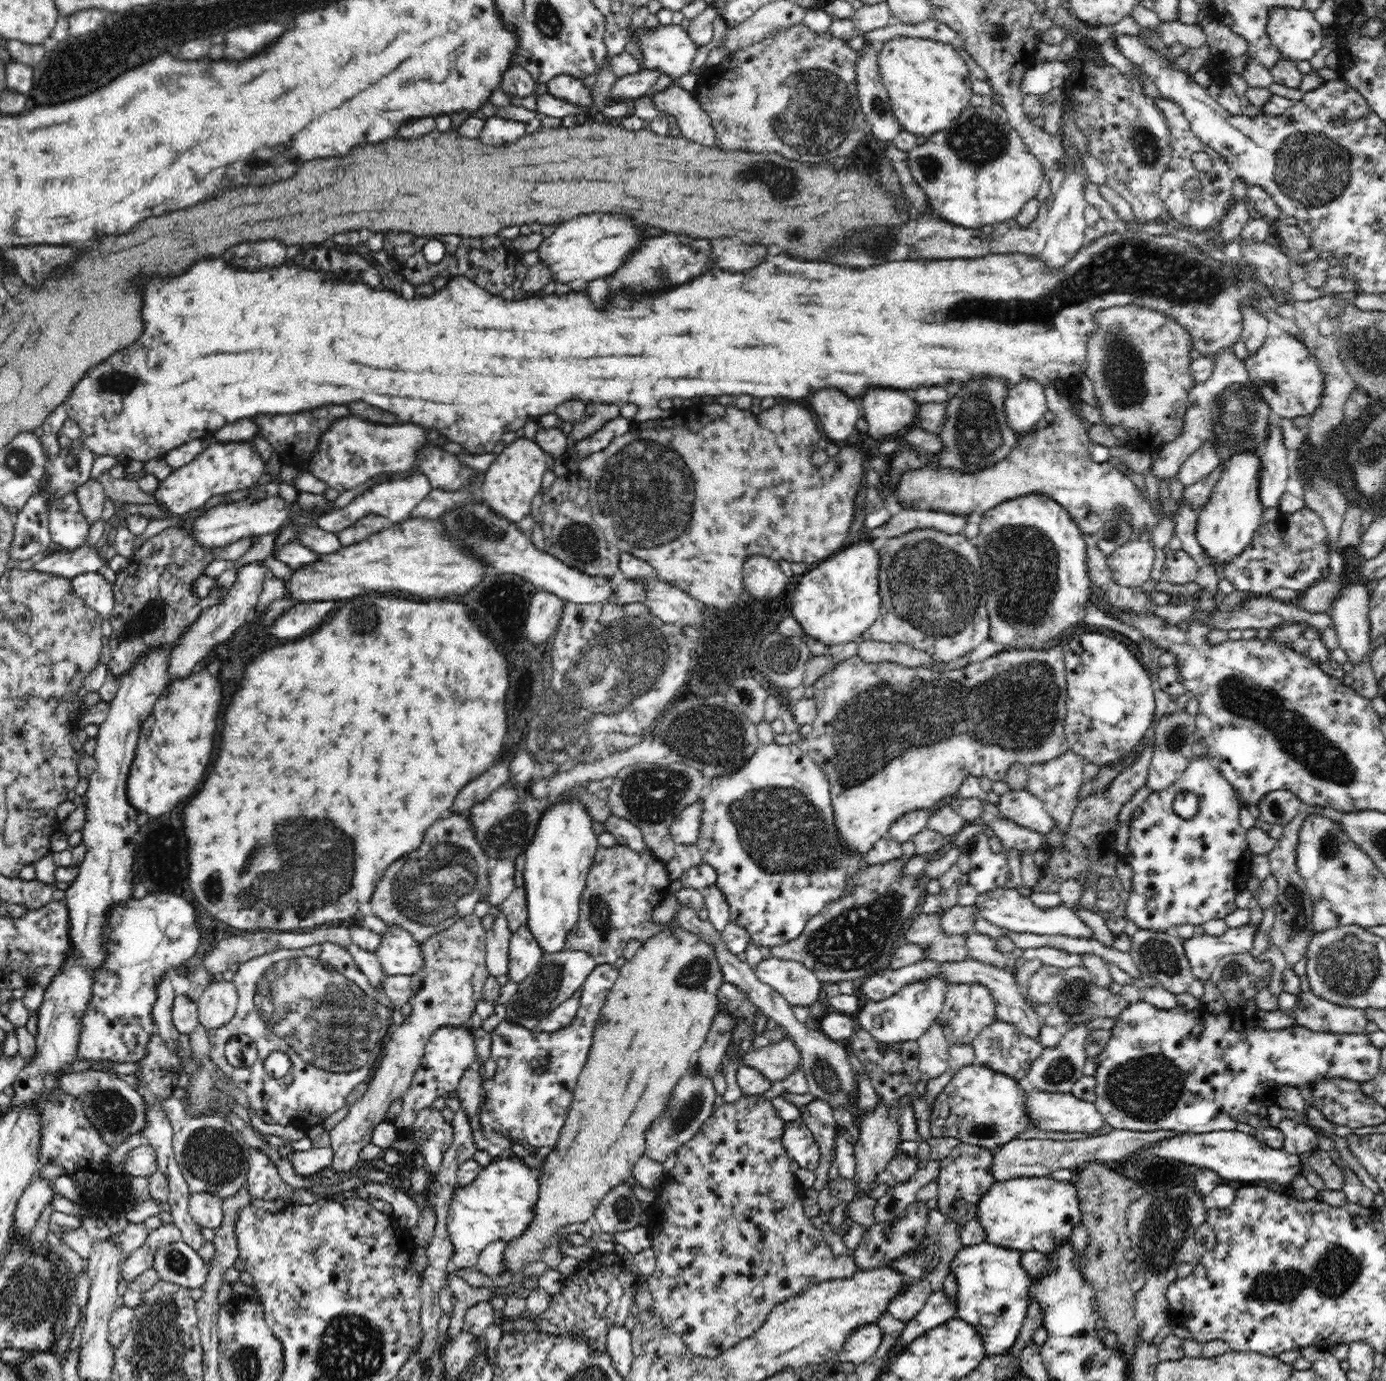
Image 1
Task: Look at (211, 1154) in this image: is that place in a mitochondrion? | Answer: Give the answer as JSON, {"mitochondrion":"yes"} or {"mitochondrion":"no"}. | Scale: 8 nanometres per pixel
{"mitochondrion":"yes"}

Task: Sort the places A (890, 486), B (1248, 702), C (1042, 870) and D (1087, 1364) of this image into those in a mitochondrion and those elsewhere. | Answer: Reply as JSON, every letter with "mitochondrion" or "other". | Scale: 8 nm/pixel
{"A":"other","B":"mitochondrion","C":"other","D":"other"}

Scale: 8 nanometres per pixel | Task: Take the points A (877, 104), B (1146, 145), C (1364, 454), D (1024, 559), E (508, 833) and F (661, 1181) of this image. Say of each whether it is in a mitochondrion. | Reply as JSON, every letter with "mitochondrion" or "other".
{"A":"mitochondrion","B":"mitochondrion","C":"mitochondrion","D":"mitochondrion","E":"mitochondrion","F":"other"}

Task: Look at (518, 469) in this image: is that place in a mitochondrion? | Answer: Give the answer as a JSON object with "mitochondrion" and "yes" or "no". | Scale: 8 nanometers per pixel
{"mitochondrion":"no"}

